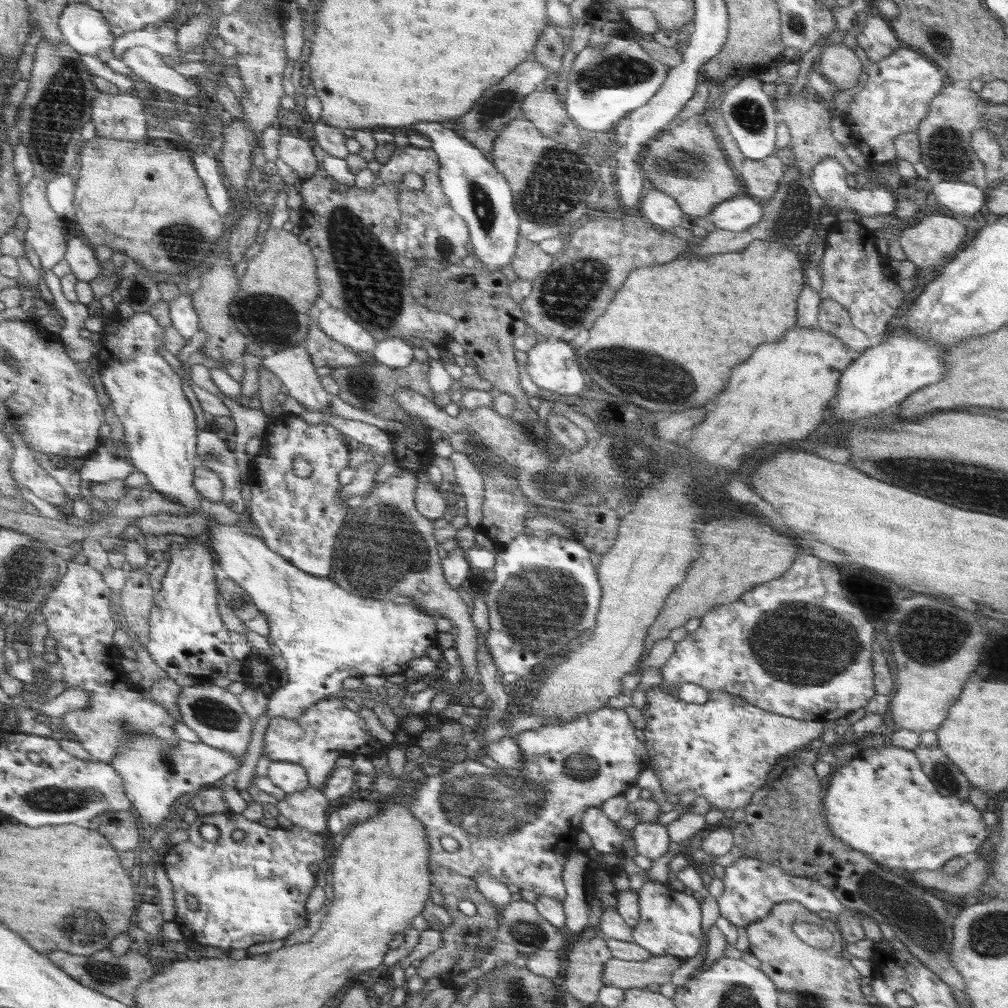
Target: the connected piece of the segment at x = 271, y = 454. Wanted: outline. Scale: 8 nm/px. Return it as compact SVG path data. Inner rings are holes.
M280 415L267 425L267 431L261 438L261 449L254 457L249 471L248 482L252 488L251 500L247 503L249 514L247 525L258 533L262 540L274 552L285 557L293 565L314 576L328 576L332 570L333 552L336 550L336 534L343 526L342 520L350 508L340 499L338 472L348 466L348 452L351 450L342 440L342 432L326 423L306 424L301 416ZM302 456L312 466L312 473L306 478L294 474L292 460Z

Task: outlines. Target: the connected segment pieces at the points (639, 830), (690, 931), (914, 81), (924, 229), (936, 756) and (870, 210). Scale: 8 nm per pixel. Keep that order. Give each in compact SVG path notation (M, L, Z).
M640 823L634 832L633 839L638 854L654 860L667 852L668 844L671 842L667 826L657 823Z
M649 880L639 894L639 921L633 928L633 941L649 950L652 955L676 957L681 960L698 954L703 941L701 930L701 903L669 884Z
M905 45L870 65L866 86L856 92L848 112L840 115L850 127L852 143L868 156L871 166L895 159L894 139L899 134L917 132L920 121L929 113L930 101L943 88L943 76L943 70L924 54Z
M928 213L924 218L910 228L901 232L901 248L906 254L907 263L913 270L922 270L924 266L943 266L948 258L964 247L962 240L966 238L966 228L958 221L944 214Z
M939 744L935 747L918 745L913 751L920 761L922 772L930 779L938 792L942 793L942 796L968 798L971 788L968 779L958 770L958 766L946 756Z
M833 158L821 160L812 169L809 179L812 181L814 190L826 200L824 206L835 210L842 214L853 213L860 218L864 216L880 216L891 214L896 207L897 201L903 197L903 189L890 190L883 185L872 189L864 189L863 187L848 187L846 184L847 170Z

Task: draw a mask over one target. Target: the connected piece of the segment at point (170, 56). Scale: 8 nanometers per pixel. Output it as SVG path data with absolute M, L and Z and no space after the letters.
M160 26L160 28L144 28L129 33L124 33L114 39L112 52L121 58L125 50L133 46L145 46L162 55L168 62L188 63L205 60L201 50L180 54L176 44L177 28Z

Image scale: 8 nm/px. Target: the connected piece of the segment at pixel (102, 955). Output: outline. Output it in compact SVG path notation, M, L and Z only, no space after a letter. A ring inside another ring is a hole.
M132 949L128 950L126 954L122 954L122 956L112 956L110 950L96 952L94 956L72 956L72 954L54 950L48 956L50 956L50 960L54 960L53 963L58 965L58 968L64 970L74 980L81 982L88 988L94 989L96 992L114 997L114 1000L119 1000L122 1004L130 1006L136 1004L132 994L136 995L136 990L142 983L156 976L158 969L156 966L152 966L152 964L158 963L152 962L137 950Z

